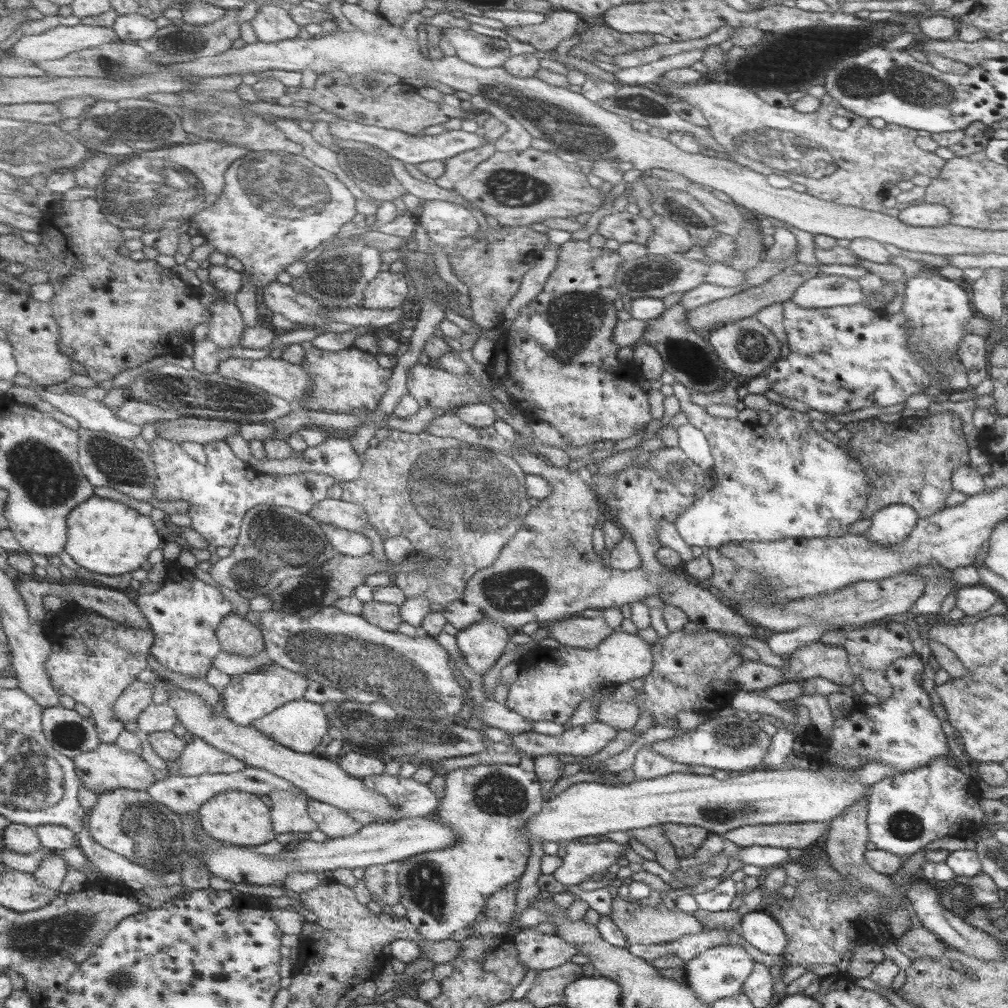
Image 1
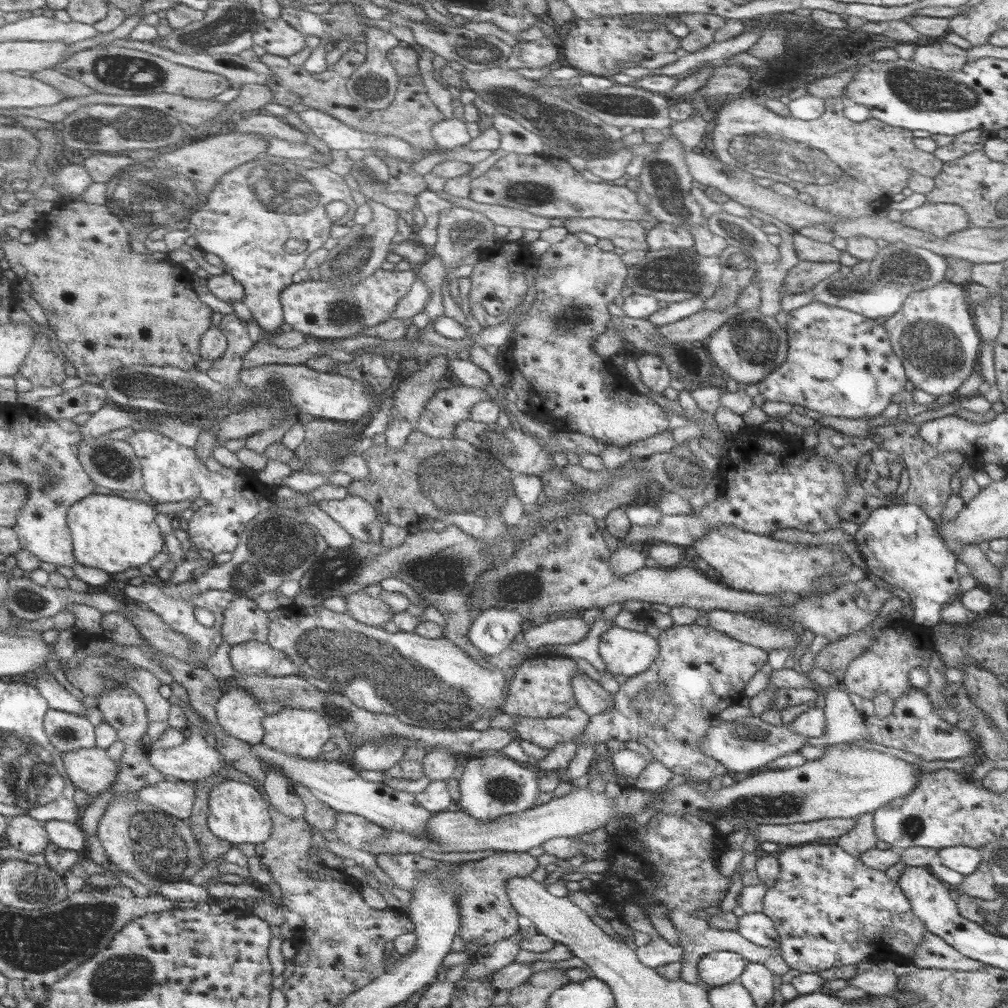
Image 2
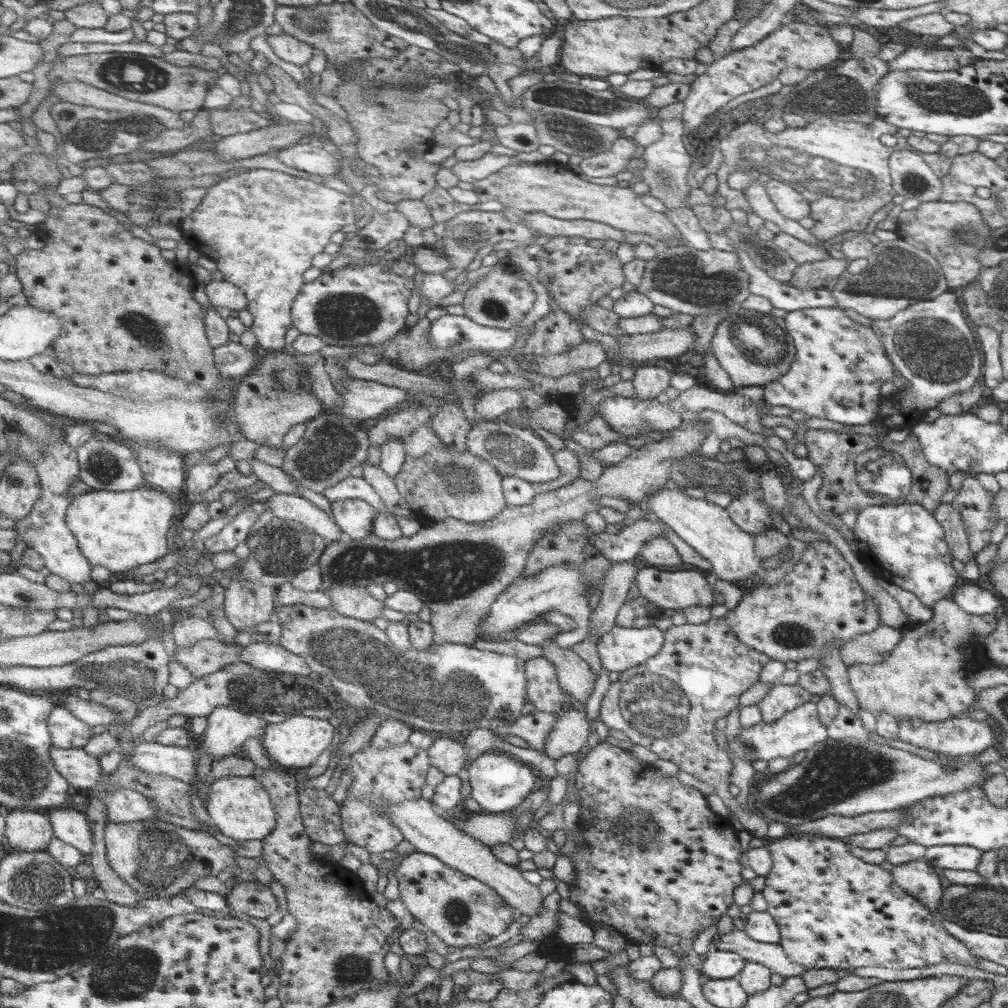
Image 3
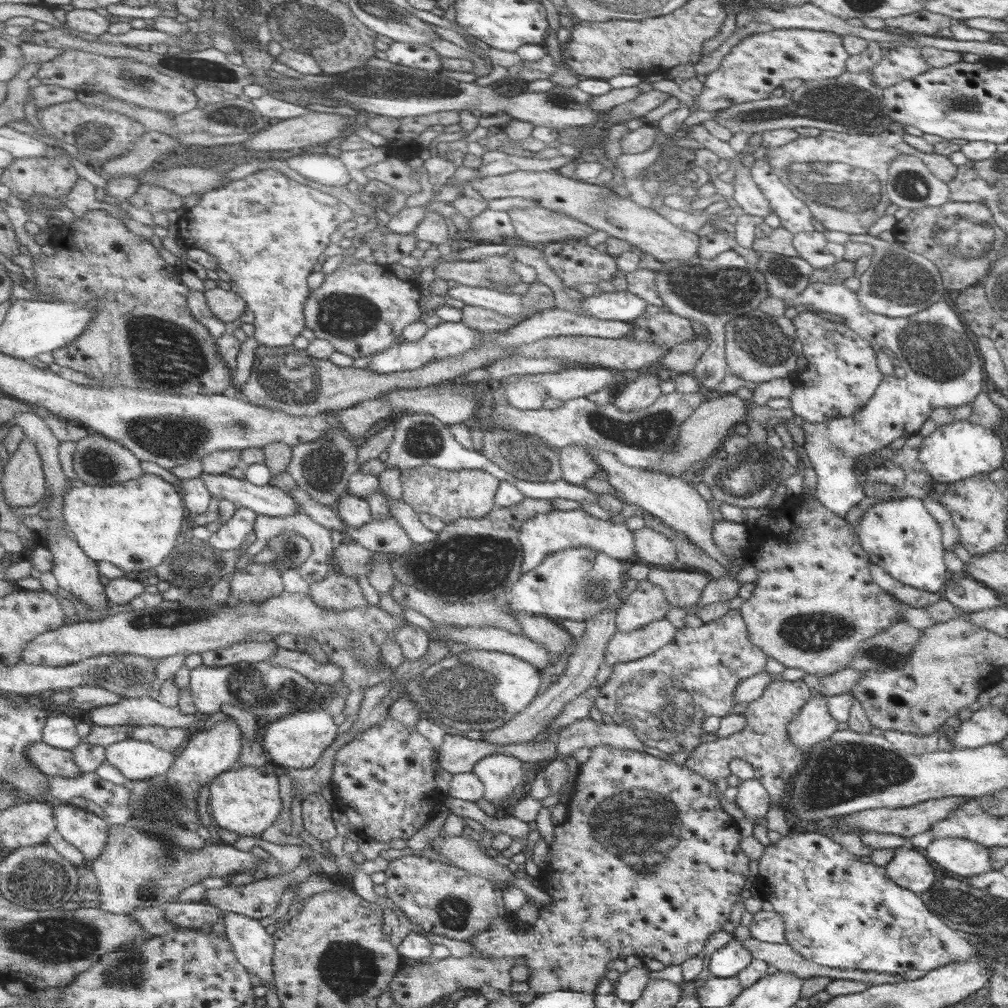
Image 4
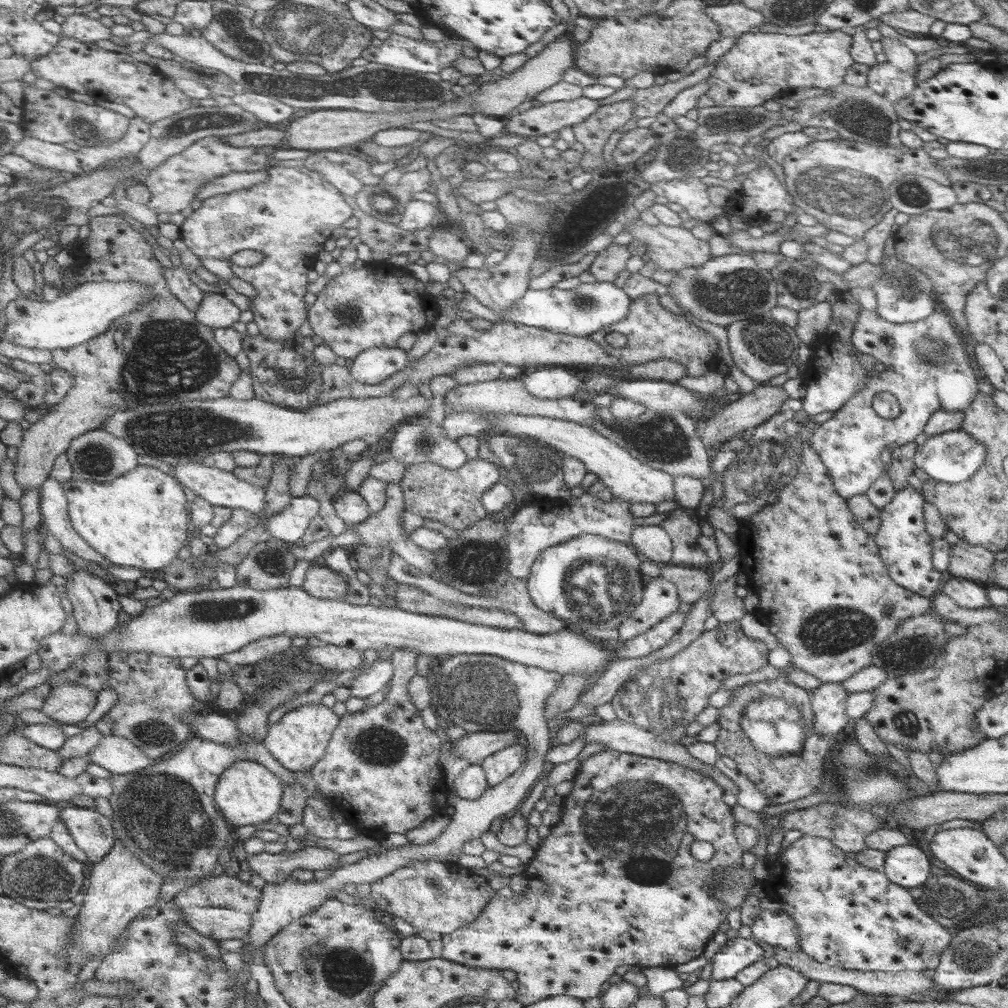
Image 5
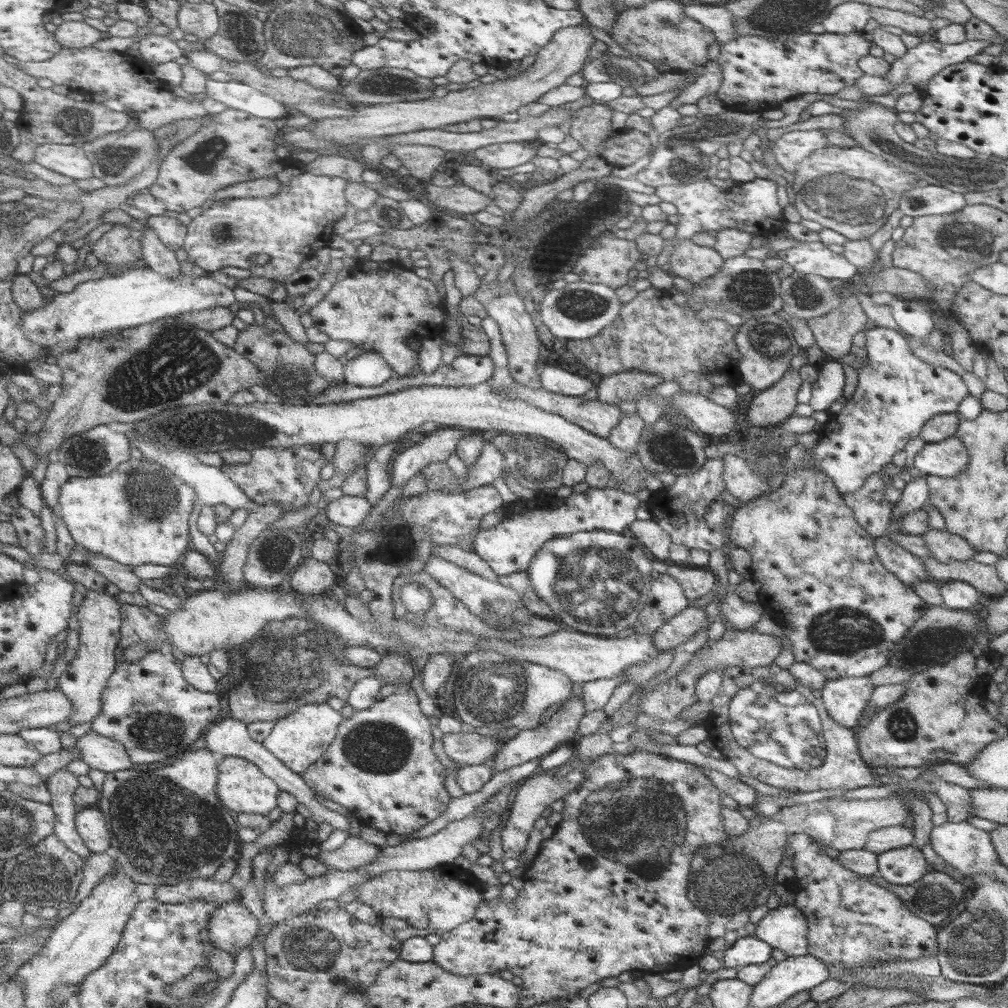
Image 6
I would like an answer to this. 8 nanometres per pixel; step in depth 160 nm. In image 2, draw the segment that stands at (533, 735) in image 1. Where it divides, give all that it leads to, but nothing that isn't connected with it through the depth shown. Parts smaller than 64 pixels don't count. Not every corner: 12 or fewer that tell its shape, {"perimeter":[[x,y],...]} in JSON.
{"perimeter":[[692,623],[575,744],[636,741],[709,782],[714,720],[746,696],[762,648]]}

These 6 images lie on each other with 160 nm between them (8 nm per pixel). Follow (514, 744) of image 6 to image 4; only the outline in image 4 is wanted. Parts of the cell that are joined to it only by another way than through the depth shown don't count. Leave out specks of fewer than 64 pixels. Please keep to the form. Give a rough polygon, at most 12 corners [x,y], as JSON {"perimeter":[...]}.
{"perimeter":[[509,753],[473,766],[484,799],[496,805],[526,782]]}

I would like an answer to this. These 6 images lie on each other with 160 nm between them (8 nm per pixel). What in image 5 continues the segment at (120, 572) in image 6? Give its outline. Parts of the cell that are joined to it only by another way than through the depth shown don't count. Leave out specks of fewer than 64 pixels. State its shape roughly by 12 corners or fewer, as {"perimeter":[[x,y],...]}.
{"perimeter":[[65,483],[43,484],[43,525],[68,551],[109,571],[74,527]]}

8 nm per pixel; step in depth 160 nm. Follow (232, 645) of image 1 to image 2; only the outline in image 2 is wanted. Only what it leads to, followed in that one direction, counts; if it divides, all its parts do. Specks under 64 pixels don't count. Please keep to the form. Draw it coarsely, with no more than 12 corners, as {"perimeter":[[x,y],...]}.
{"perimeter":[[237,597],[225,614],[225,642],[268,643],[269,612]]}

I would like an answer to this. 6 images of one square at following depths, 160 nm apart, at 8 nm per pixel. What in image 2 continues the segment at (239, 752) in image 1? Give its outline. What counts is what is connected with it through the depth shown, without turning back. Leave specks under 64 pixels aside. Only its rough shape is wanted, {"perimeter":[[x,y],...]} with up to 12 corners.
{"perimeter":[[251,745],[337,812],[427,836],[432,812],[412,793],[366,781],[350,763]]}

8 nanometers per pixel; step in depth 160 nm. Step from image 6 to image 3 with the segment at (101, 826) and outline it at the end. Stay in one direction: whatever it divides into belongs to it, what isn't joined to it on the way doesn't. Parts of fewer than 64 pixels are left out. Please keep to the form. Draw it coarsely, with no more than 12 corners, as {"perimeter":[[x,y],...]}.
{"perimeter":[[85,809],[50,812],[55,836],[85,854],[95,840]]}

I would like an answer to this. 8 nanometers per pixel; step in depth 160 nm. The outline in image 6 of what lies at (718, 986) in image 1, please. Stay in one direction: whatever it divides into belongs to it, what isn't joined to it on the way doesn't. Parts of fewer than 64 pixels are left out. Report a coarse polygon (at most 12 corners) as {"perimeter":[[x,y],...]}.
{"perimeter":[[745,936],[724,951],[724,966],[737,970],[767,963],[772,945]]}

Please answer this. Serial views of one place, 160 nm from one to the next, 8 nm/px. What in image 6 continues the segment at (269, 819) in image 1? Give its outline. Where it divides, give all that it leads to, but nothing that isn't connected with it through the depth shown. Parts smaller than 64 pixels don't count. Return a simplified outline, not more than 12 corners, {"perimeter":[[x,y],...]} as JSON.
{"perimeter":[[221,759],[219,796],[235,814],[268,817],[277,780],[253,761]]}

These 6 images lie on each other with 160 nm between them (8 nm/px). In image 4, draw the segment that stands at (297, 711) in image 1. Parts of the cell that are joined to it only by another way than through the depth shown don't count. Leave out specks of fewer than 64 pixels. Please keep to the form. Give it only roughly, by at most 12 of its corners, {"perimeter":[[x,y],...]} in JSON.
{"perimeter":[[326,710],[271,721],[265,750],[283,770],[314,766],[336,738]]}

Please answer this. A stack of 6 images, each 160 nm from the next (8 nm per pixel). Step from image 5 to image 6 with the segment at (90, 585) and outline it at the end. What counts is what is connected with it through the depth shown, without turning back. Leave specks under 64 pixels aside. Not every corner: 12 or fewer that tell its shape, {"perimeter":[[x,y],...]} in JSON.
{"perimeter":[[90,590],[80,658],[58,680],[88,727],[105,706],[123,635],[121,602]]}

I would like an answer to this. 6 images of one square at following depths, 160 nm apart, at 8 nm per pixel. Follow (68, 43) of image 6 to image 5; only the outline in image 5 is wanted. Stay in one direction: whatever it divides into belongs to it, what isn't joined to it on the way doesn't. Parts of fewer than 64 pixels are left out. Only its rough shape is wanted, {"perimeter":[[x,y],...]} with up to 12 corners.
{"perimeter":[[76,12],[63,24],[63,37],[100,44],[113,28]]}

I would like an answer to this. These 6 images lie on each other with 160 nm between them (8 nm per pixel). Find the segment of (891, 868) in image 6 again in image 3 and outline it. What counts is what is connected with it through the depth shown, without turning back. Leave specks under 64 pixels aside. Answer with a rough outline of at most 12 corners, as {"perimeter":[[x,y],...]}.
{"perimeter":[[924,859],[899,864],[896,883],[933,914],[942,880]]}

